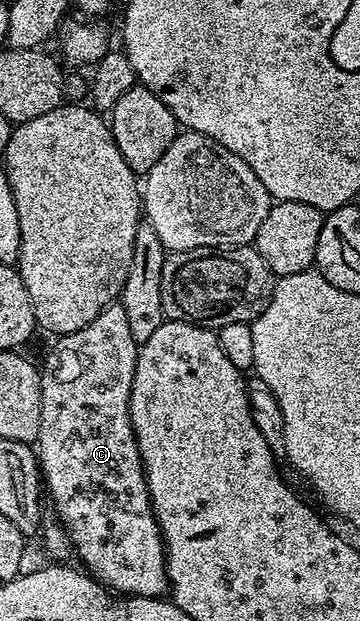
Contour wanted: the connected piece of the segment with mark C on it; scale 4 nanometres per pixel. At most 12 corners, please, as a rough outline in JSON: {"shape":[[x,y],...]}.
{"shape":[[121,302],[40,367],[38,462],[97,583],[169,590]]}

